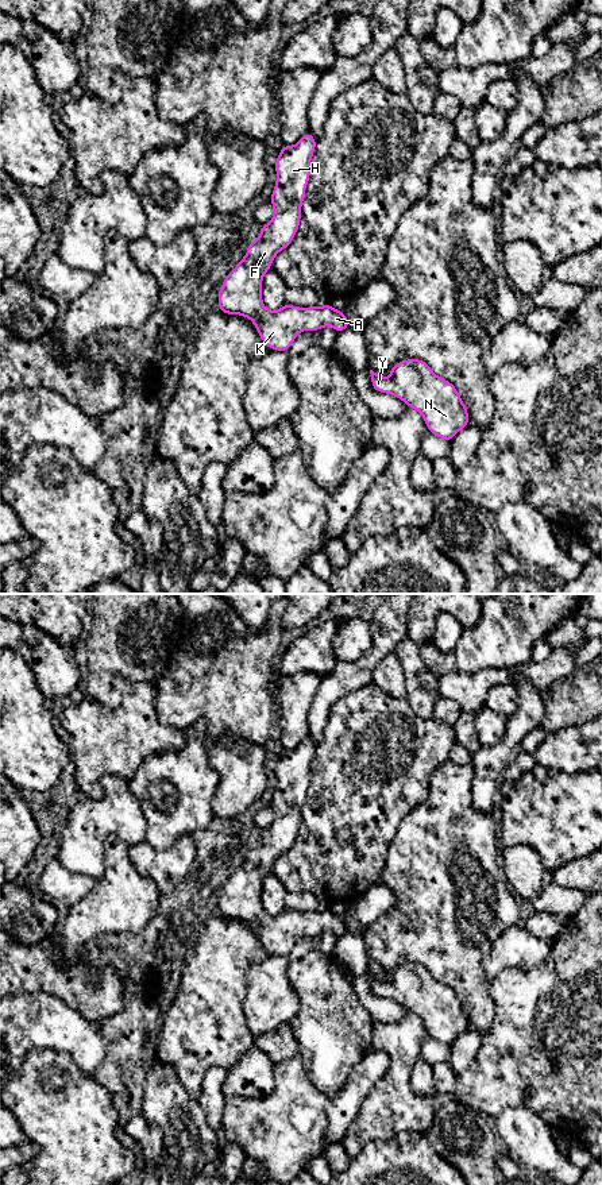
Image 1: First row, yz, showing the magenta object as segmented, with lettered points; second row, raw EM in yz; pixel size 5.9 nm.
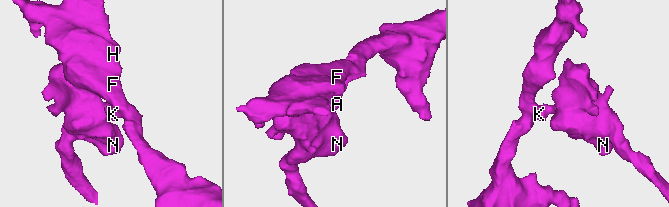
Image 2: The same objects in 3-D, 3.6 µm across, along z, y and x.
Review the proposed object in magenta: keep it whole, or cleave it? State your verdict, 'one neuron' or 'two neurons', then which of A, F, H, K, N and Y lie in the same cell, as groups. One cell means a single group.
one neuron | A F H K N Y

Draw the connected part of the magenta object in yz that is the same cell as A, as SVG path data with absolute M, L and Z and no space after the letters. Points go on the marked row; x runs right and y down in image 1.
M310 132L294 146L283 144L275 161L277 182L270 200L274 216L262 225L259 238L250 243L244 258L219 290L220 310L250 319L270 350L289 351L301 331L314 332L329 325L340 333L351 325L344 312L333 309L329 302L305 309L285 304L274 312L262 302L263 275L298 229L314 148L316 139Z

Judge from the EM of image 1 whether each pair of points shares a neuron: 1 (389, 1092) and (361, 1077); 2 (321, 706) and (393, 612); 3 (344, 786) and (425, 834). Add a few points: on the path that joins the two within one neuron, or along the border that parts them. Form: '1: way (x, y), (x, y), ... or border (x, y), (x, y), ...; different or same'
1: border (388, 1056), (385, 1075), (358, 1112); different
2: way (344, 682), (381, 648), (386, 636); same
3: border (424, 798), (405, 817), (388, 849); different

